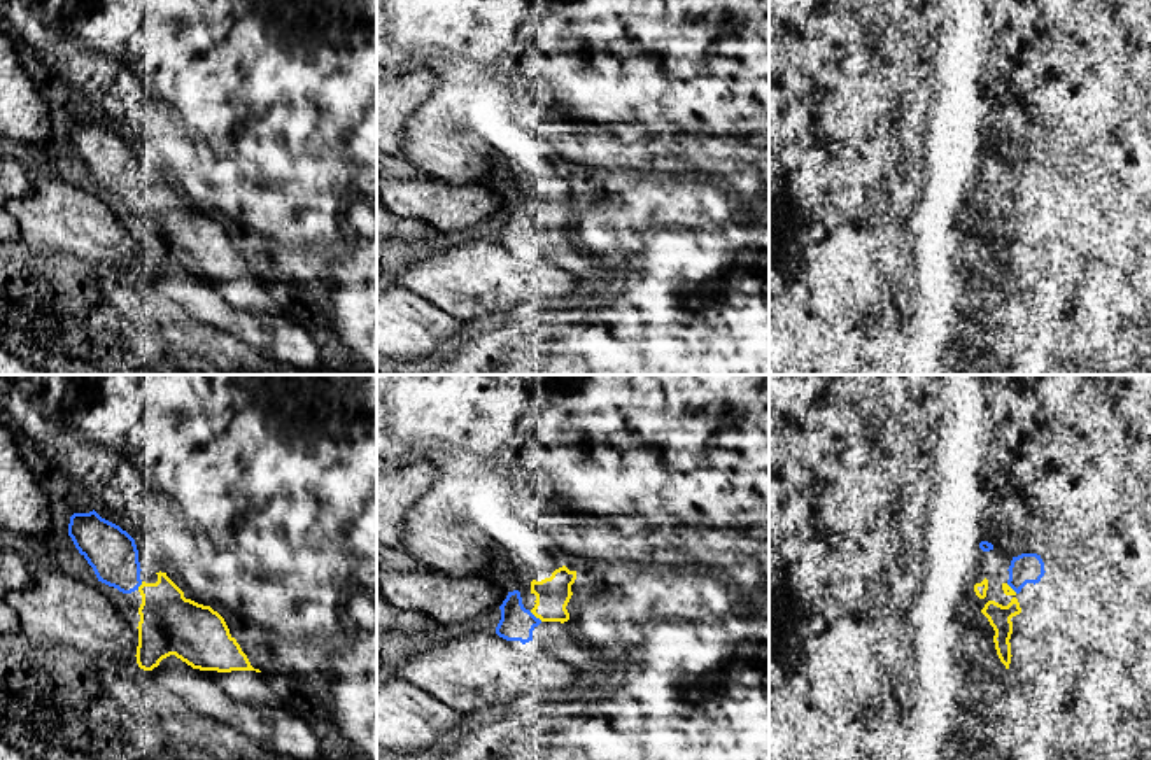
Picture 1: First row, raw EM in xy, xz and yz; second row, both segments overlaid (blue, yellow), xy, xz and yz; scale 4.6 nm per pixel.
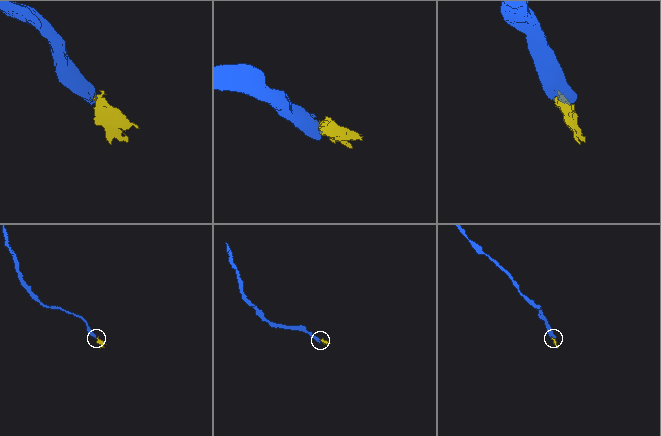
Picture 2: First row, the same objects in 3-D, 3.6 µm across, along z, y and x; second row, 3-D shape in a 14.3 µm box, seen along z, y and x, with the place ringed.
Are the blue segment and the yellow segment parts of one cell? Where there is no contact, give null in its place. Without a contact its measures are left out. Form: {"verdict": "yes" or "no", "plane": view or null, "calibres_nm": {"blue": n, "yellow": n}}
{"verdict": "yes", "plane": "xz", "calibres_nm": {"blue": 160, "yellow": 160}}

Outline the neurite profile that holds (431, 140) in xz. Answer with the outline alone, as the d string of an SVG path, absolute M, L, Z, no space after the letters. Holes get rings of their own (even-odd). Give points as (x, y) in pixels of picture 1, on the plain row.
M438 86L406 119L401 158L433 180L450 186L484 182L496 161L489 147L470 147L470 135L450 117L452 91Z

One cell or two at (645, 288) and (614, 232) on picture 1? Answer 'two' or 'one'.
one

